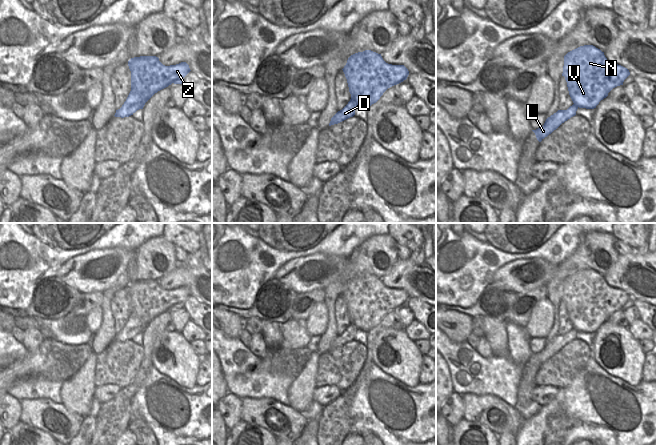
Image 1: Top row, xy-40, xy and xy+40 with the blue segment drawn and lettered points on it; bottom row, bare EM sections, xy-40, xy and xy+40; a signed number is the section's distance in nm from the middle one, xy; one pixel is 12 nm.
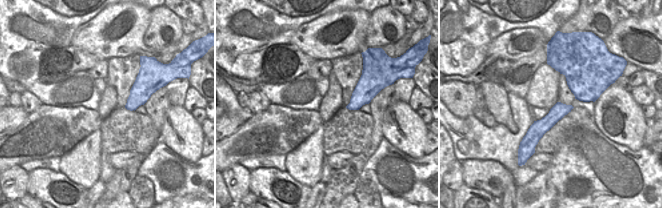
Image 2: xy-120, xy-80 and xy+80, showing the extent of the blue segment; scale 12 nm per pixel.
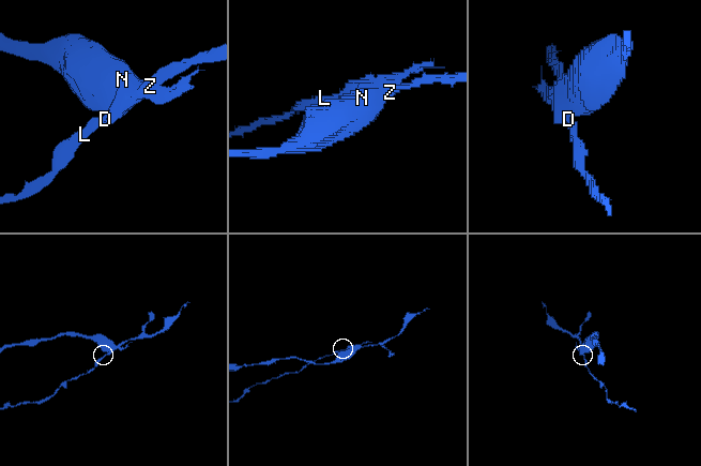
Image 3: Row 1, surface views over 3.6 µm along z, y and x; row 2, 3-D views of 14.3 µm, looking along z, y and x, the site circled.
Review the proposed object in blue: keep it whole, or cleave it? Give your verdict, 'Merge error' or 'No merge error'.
Merge error

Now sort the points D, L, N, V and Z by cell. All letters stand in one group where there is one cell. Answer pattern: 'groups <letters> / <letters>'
groups D L / N V Z

